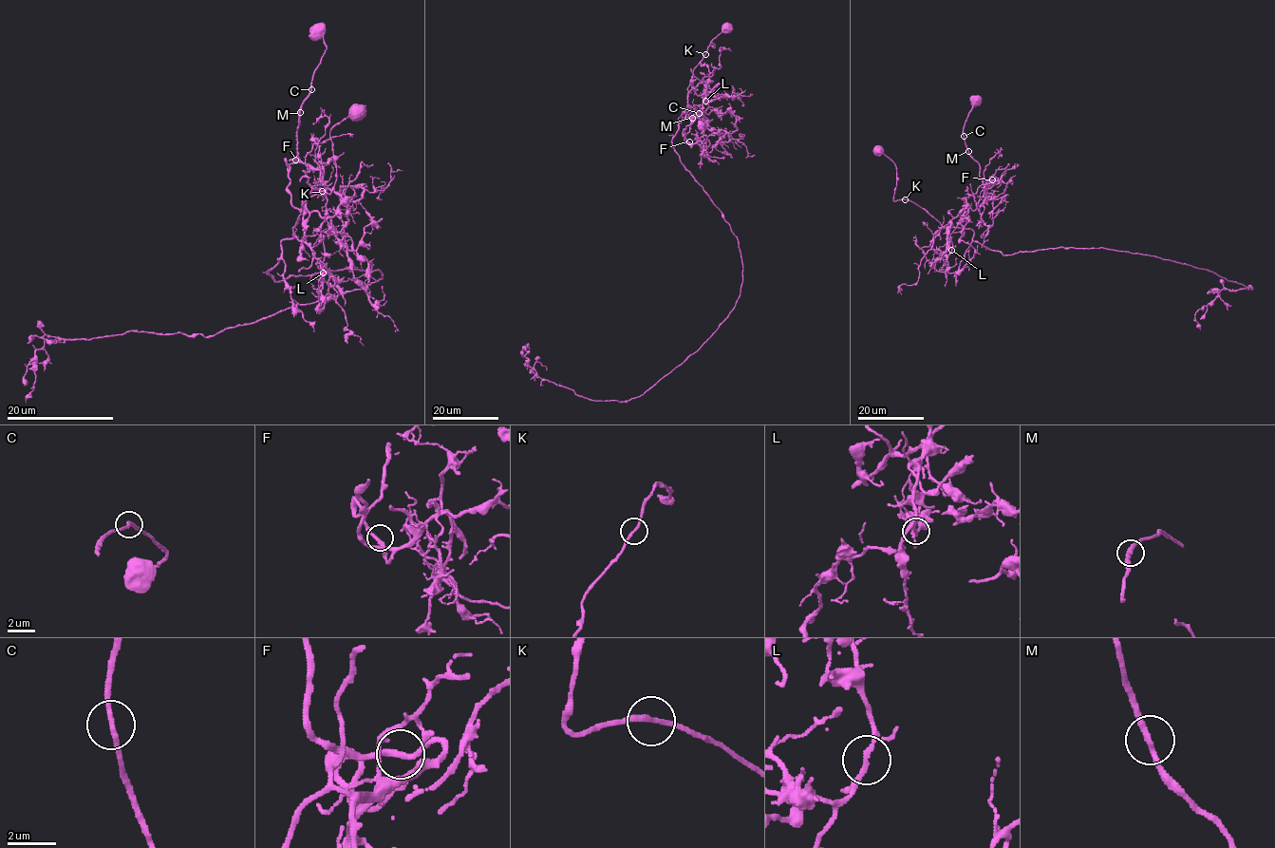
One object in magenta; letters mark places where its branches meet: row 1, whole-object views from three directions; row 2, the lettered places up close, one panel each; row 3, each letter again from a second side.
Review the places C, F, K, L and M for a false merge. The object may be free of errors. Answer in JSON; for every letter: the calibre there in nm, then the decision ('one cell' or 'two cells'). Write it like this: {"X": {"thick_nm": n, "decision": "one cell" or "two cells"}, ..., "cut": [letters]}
{"C": {"thick_nm": 200, "decision": "one cell"}, "F": {"thick_nm": 240, "decision": "one cell"}, "K": {"thick_nm": 190, "decision": "one cell"}, "L": {"thick_nm": 170, "decision": "two cells"}, "M": {"thick_nm": 280, "decision": "one cell"}, "cut": ["L"]}

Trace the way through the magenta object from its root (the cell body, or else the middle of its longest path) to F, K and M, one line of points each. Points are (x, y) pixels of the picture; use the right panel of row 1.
F: (876, 151), (895, 165), (893, 199), (915, 203), (940, 223), (941, 229), (967, 207), (974, 210), (992, 179)
K: (876, 151), (885, 154), (895, 165), (896, 187), (893, 199), (905, 199)
M: (876, 151), (895, 165), (893, 199), (915, 203), (941, 229), (974, 210), (993, 182), (968, 151)

